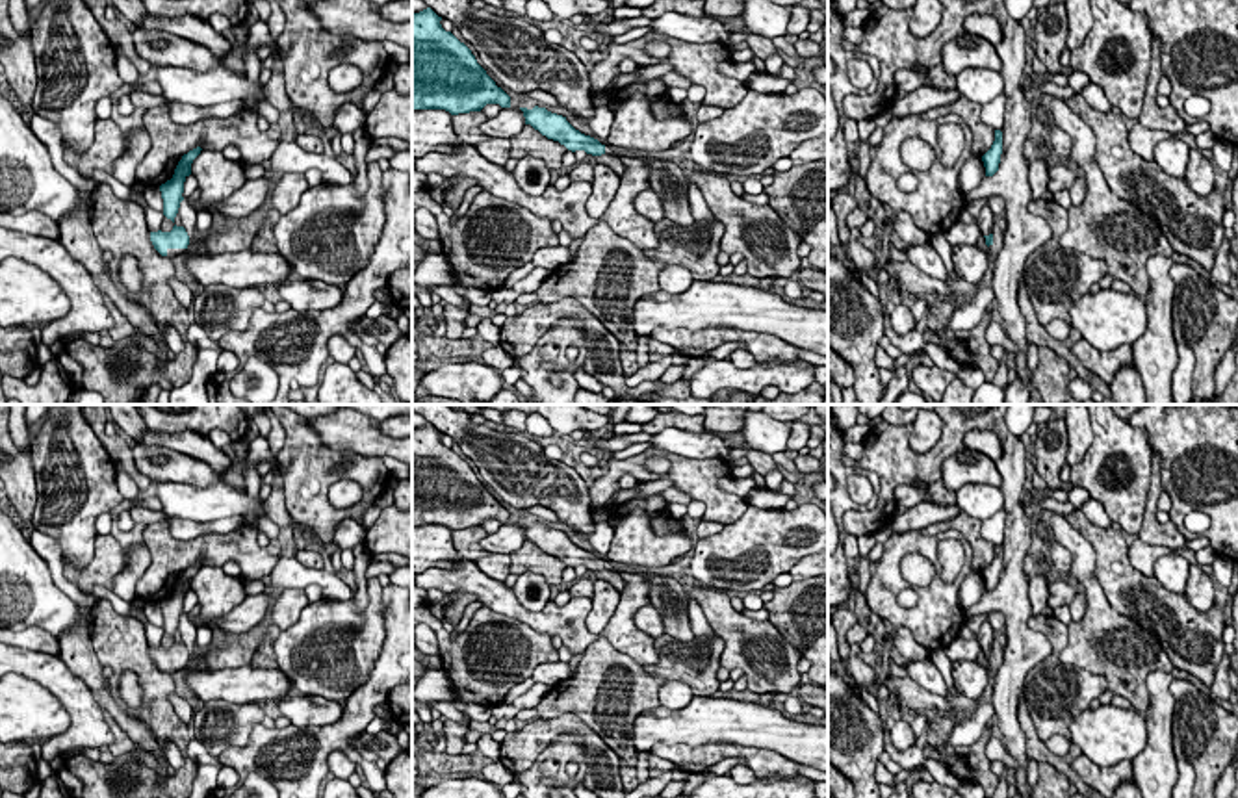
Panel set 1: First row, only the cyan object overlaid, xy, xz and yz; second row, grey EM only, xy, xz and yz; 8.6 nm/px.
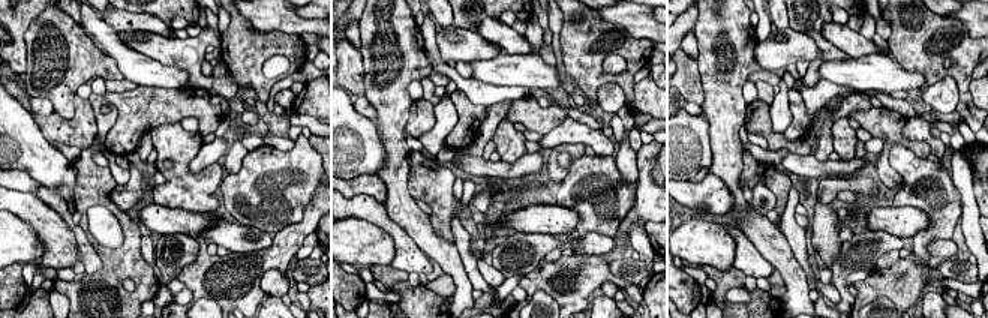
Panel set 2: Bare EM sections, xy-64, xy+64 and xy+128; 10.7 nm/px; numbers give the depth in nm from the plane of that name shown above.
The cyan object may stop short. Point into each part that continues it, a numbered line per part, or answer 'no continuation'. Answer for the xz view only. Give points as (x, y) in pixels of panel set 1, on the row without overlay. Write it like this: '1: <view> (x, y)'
1: xz (611, 578)

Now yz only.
1: yz (999, 643)

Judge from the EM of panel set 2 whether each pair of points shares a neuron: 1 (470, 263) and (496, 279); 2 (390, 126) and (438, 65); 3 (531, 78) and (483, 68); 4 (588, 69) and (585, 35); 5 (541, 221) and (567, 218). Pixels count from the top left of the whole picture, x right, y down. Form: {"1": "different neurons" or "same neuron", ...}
{"1": "different neurons", "2": "different neurons", "3": "same neuron", "4": "same neuron", "5": "same neuron"}

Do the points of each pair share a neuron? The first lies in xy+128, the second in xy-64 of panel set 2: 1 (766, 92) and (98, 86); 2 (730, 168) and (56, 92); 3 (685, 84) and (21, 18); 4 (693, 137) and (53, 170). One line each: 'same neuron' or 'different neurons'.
1: different neurons
2: same neuron
3: same neuron
4: same neuron

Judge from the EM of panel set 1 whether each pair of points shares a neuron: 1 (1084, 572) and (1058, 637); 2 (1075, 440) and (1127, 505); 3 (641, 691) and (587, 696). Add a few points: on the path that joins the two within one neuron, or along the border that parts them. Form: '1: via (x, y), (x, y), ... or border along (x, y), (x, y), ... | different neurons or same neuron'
1: border along (1068, 626), (1068, 644), (1060, 659), (1079, 667) | different neurons
2: border along (1092, 424), (1092, 444), (1071, 466) | different neurons
3: via (633, 670), (626, 663), (611, 661), (602, 676) | same neuron

